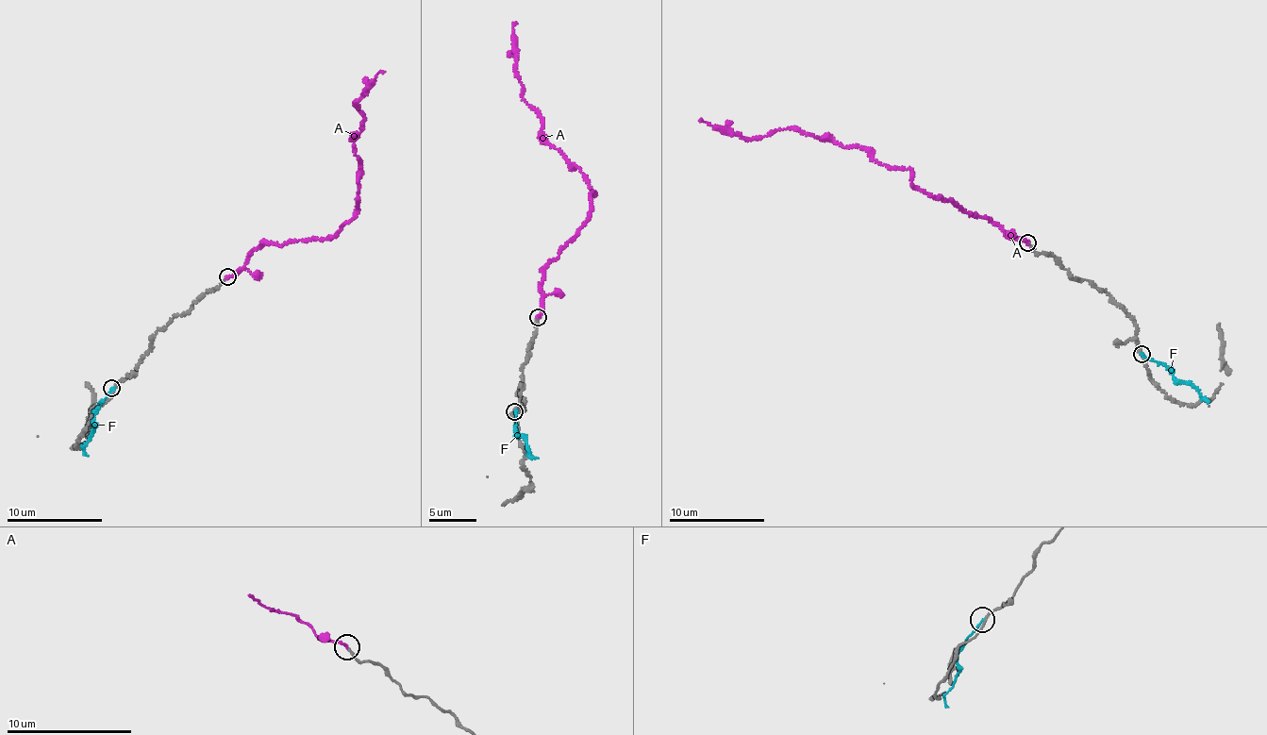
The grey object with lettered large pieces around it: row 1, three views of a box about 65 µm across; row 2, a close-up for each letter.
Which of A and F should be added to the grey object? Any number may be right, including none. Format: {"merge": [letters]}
{"merge": ["A"]}

